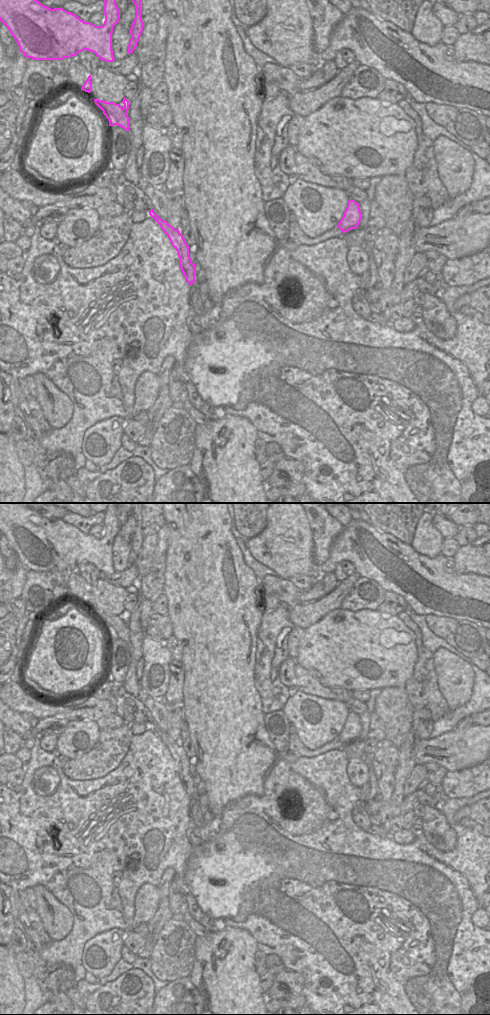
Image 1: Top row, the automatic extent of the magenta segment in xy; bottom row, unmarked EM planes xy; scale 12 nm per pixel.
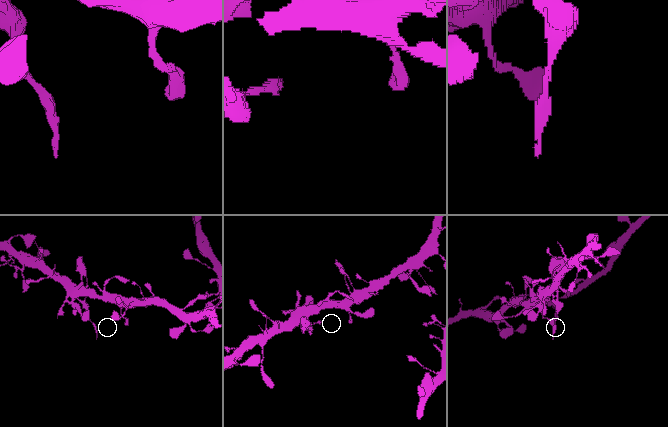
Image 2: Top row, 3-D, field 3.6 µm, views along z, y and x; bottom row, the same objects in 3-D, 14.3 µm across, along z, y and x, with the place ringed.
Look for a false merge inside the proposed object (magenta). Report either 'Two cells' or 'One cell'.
Two cells.

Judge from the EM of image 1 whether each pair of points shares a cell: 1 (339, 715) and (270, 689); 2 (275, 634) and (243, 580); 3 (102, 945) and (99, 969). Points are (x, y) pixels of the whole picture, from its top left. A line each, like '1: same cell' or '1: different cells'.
1: different cells
2: different cells
3: same cell

